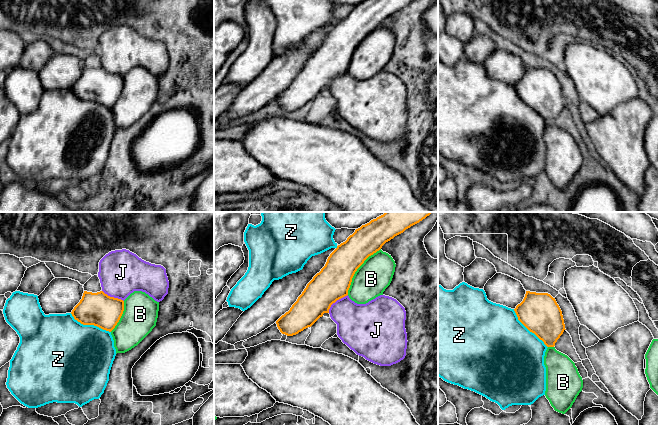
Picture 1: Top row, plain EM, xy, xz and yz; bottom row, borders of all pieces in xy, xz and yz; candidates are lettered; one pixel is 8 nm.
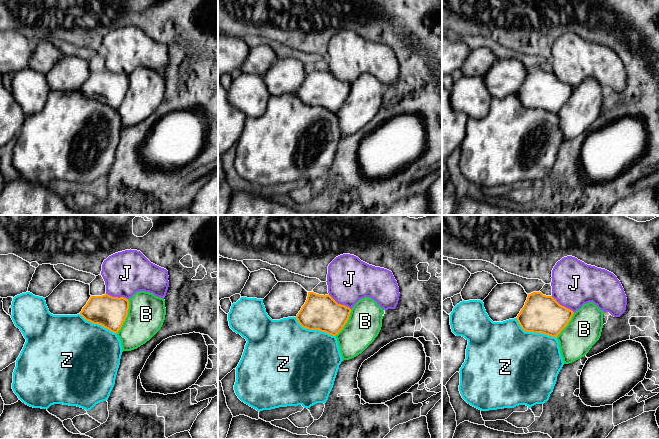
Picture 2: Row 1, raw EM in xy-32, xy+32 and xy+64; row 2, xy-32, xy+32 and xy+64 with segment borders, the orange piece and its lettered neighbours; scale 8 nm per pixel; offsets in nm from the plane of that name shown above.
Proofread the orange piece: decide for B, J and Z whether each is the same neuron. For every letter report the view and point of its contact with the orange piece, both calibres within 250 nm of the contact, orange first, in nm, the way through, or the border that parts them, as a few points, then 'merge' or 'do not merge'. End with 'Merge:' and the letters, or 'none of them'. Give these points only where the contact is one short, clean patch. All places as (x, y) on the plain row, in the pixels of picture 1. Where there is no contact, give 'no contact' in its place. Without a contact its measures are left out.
B: contact xz (356, 46); calibres 280 and 280 nm; do not merge
J: contact xz (335, 77); calibres 280 and 320 nm; border xz (347, 70), (337, 75), (331, 81), (328, 88); do not merge
Z: contact xy (90, 100); calibres 260 and 480 nm; do not merge
Merge: none of them

